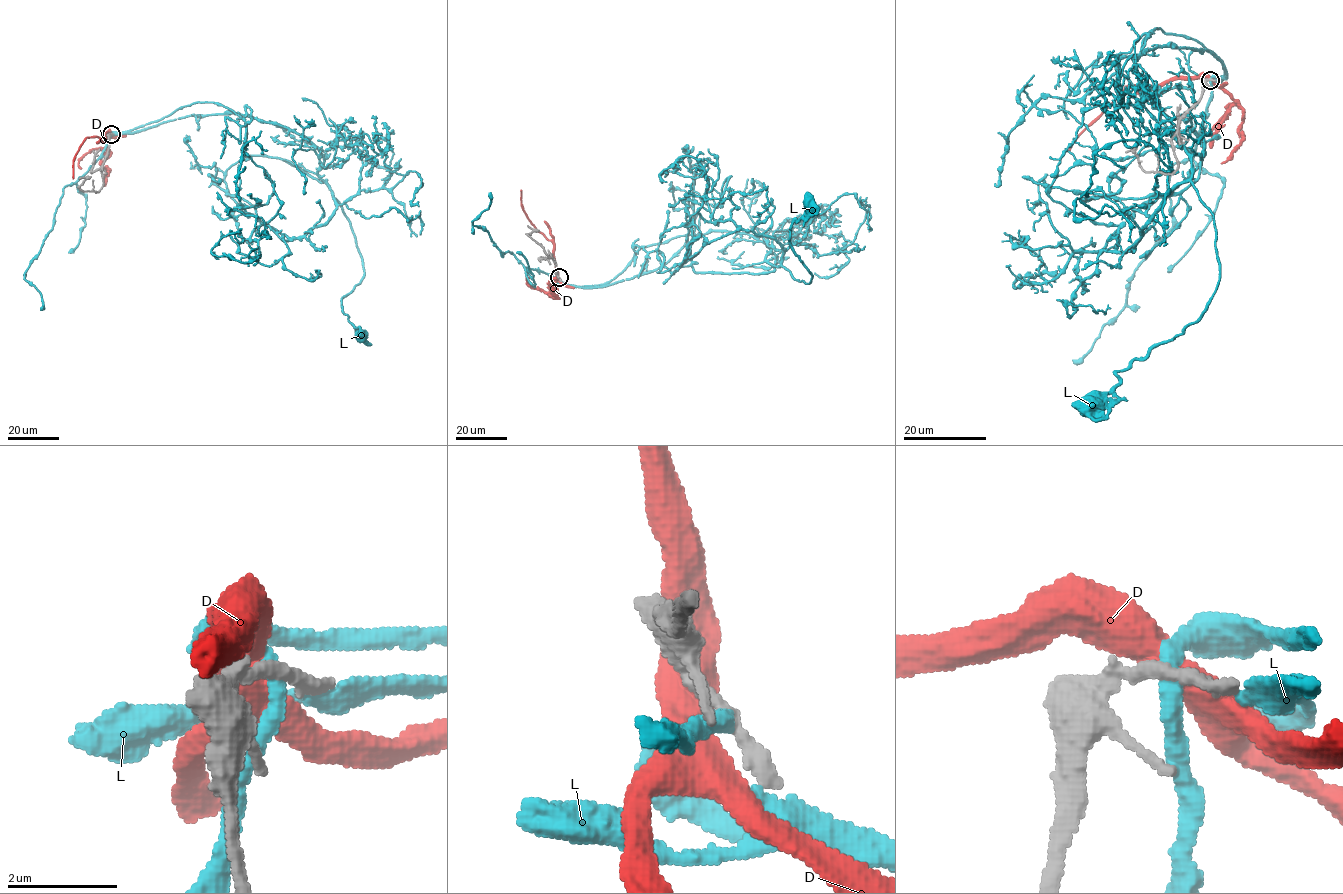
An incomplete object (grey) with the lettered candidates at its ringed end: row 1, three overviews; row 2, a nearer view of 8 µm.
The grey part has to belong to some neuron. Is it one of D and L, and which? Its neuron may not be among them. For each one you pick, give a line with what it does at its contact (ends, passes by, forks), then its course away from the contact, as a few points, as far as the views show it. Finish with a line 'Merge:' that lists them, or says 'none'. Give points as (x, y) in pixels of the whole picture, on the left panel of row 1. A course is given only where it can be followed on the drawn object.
L: It passes by. Its course: (110, 133), (211, 102), (304, 135), (323, 158), (317, 174), (361, 258), (364, 277), (341, 304), (361, 336)
Merge: L

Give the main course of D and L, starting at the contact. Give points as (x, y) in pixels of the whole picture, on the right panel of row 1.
D: (1208, 78), (1178, 78), (1155, 85), (1128, 85), (1079, 135), (1069, 152)
L: (1210, 79), (1224, 75), (1213, 51), (1157, 28), (1134, 61), (1213, 216), (1219, 280), (1205, 312), (1089, 406)

